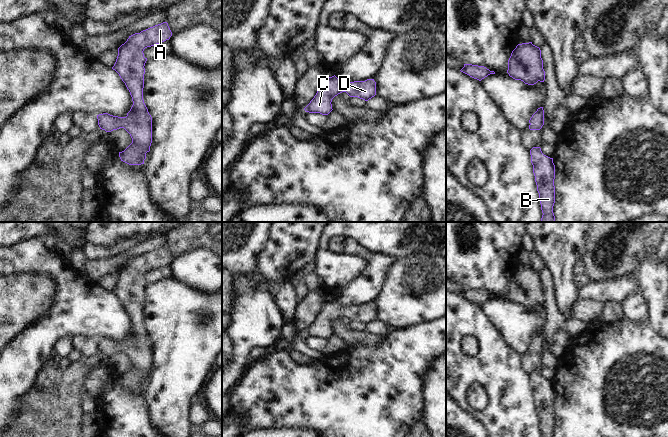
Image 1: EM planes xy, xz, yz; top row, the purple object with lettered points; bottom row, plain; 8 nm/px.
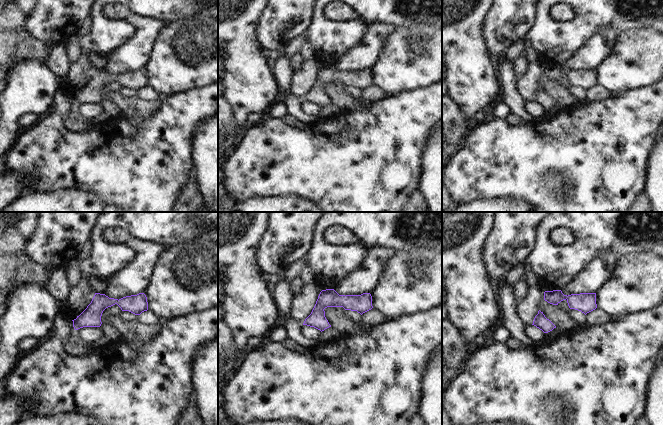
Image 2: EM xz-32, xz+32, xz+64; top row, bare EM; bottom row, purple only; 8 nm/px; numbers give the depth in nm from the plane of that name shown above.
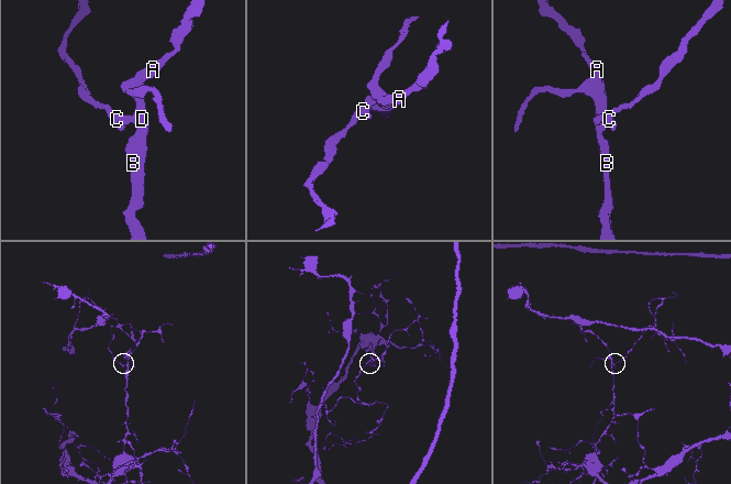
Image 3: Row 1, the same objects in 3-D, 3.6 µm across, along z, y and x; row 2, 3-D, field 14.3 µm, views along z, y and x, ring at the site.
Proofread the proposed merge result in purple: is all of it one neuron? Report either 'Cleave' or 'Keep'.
Keep.

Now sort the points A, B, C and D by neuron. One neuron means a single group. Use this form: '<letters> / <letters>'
A B C D

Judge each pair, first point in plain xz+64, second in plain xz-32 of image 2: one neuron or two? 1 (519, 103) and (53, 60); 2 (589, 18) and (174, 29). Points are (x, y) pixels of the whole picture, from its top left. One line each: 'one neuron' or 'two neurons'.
1: one neuron
2: two neurons

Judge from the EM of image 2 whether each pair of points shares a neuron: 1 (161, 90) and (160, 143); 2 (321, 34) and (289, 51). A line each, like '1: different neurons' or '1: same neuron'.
1: different neurons
2: different neurons

